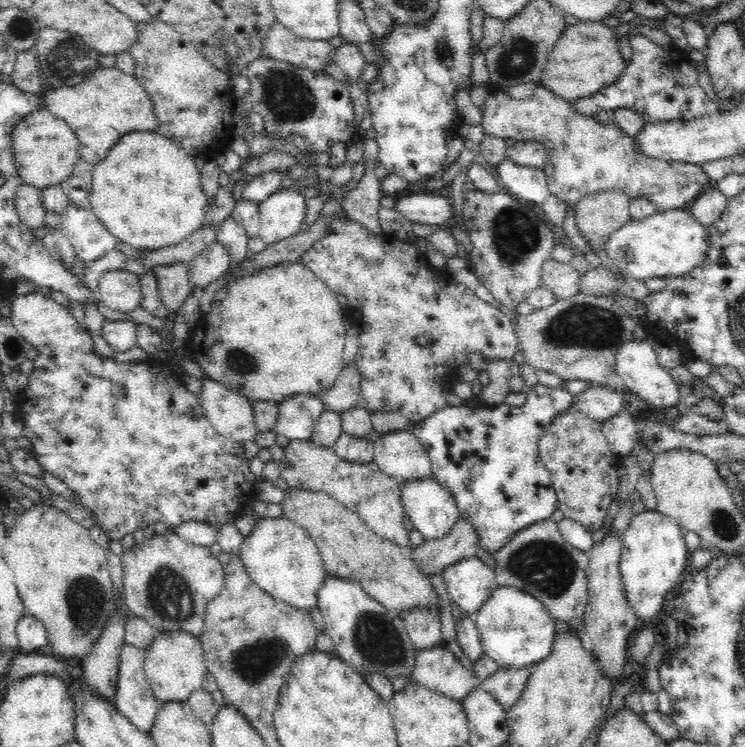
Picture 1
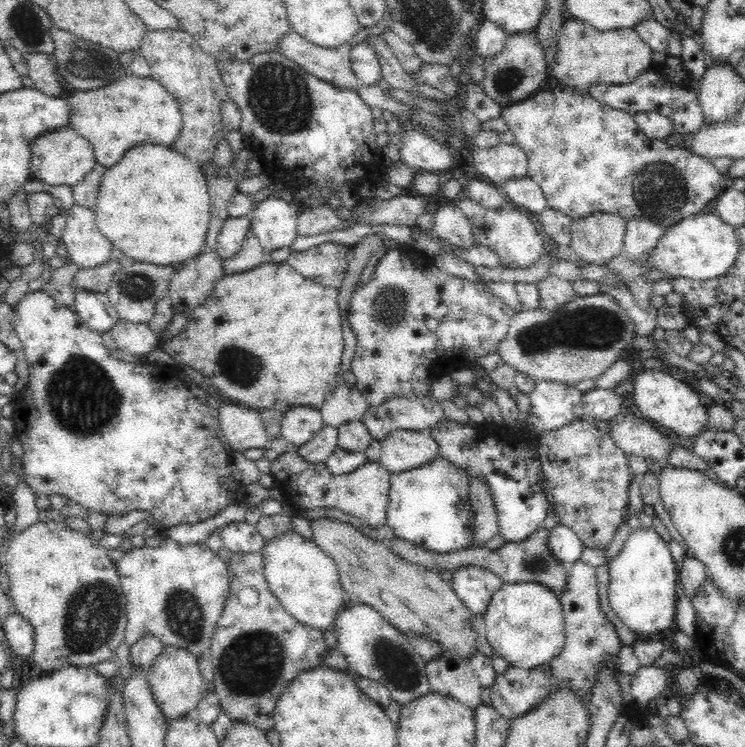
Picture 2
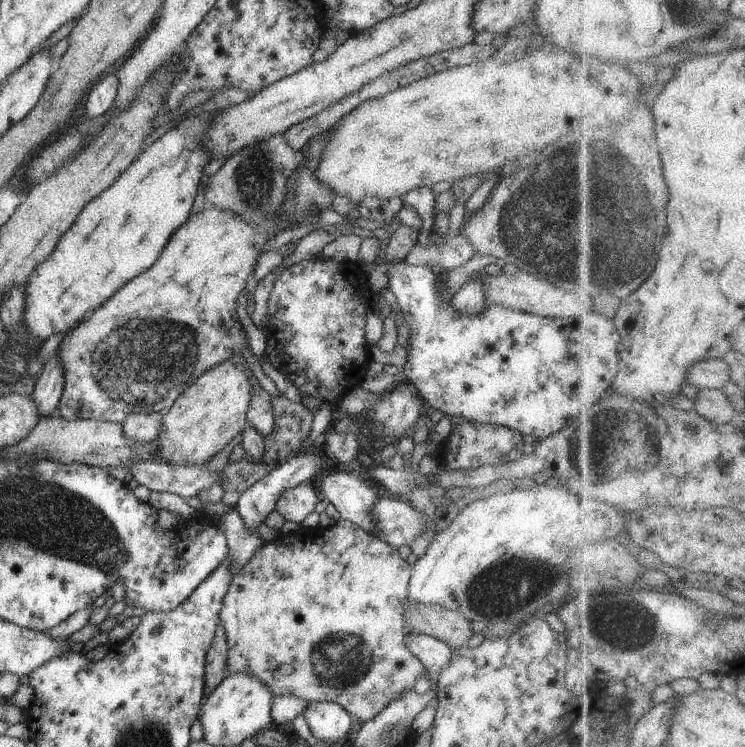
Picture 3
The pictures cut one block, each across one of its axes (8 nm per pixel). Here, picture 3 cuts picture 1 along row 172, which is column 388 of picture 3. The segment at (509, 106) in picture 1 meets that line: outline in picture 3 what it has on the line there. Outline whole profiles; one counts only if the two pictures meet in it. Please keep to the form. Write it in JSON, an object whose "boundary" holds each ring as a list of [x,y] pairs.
{"boundary":[[[342,518],[329,527],[317,526],[291,533],[280,533],[275,540],[264,542],[260,548],[257,548],[252,558],[234,574],[230,588],[223,598],[219,622],[224,626],[227,636],[228,652],[224,667],[225,676],[240,672],[250,673],[263,682],[273,695],[294,695],[309,703],[332,701],[345,708],[354,718],[362,720],[362,723],[372,720],[393,700],[411,691],[420,677],[428,676],[424,663],[416,658],[405,645],[408,631],[404,626],[403,614],[405,613],[404,603],[409,598],[408,587],[411,574],[411,565],[400,557],[397,548],[386,544],[376,534],[358,528]]]}

